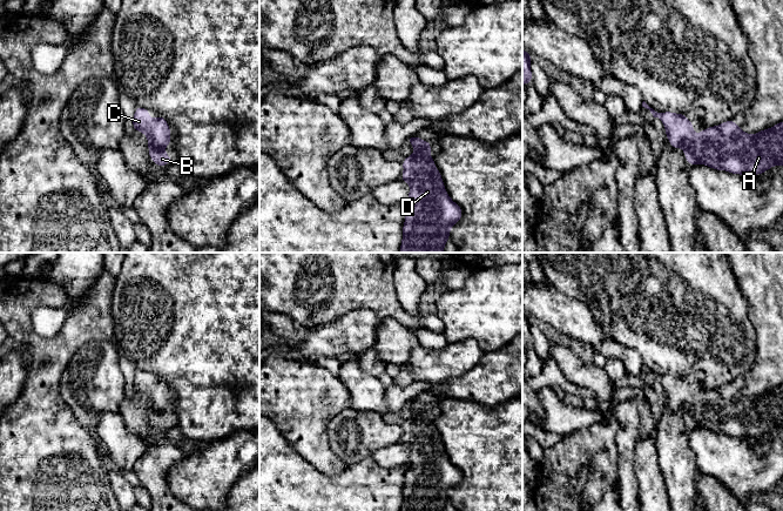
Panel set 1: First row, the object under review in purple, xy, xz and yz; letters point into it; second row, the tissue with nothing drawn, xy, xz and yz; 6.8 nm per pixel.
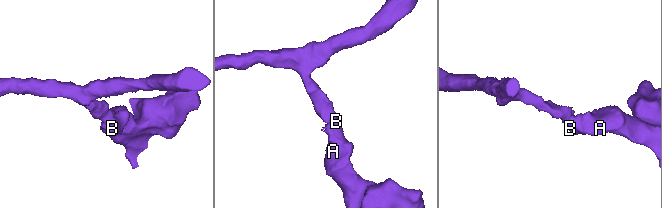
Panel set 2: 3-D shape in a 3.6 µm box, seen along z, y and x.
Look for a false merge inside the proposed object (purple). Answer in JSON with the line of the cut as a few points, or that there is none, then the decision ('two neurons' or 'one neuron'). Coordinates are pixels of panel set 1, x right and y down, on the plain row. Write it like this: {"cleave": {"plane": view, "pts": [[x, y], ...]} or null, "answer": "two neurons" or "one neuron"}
{"cleave": null, "answer": "one neuron"}

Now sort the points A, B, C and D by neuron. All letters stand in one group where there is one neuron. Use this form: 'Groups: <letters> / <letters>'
Groups: A B C D

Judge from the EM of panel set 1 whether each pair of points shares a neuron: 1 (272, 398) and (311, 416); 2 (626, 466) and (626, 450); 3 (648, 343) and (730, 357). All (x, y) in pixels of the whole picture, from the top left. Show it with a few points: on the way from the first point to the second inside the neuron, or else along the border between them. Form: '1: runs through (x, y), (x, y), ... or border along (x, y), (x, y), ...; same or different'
1: runs through (282, 398), (294, 398), (302, 407); same
2: runs through (626, 463), (626, 454); same
3: runs through (668, 343), (710, 343); same

